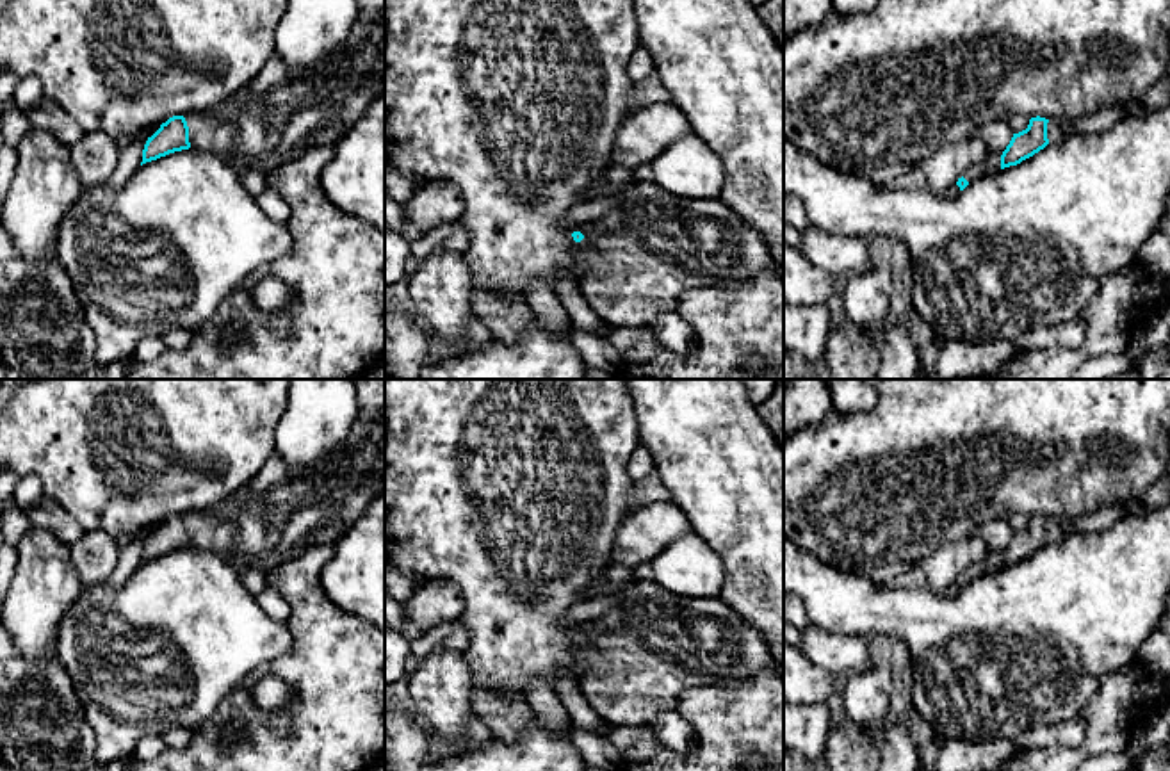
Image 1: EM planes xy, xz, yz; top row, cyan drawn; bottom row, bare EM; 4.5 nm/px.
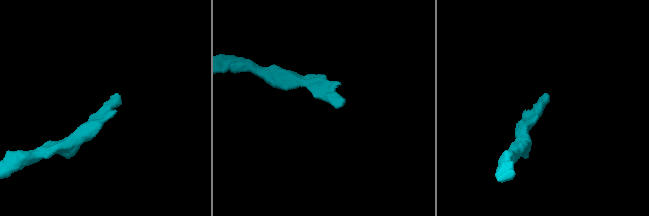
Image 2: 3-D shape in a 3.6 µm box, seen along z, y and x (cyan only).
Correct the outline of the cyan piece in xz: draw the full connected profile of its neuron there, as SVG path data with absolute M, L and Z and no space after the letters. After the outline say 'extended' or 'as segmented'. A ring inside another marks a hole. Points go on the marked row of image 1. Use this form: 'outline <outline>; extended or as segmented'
outline M630 182L616 191L620 203L605 210L586 233L573 231L577 264L581 267L579 290L591 310L611 328L654 328L655 321L675 312L684 290L711 285L728 285L750 280L759 272L780 272L766 240L719 199L687 201L668 194L655 182Z; extended

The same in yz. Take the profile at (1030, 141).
outline M1031 118L1026 130L1013 134L1004 151L988 155L971 167L956 185L963 191L971 182L983 178L999 169L1017 166L1044 150L1049 142L1060 142L1072 135L1070 121Z; extended

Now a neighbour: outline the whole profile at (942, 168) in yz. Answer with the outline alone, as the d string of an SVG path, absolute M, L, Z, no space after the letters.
M978 137L946 144L919 162L930 191L944 196L971 167L988 155L987 144Z

